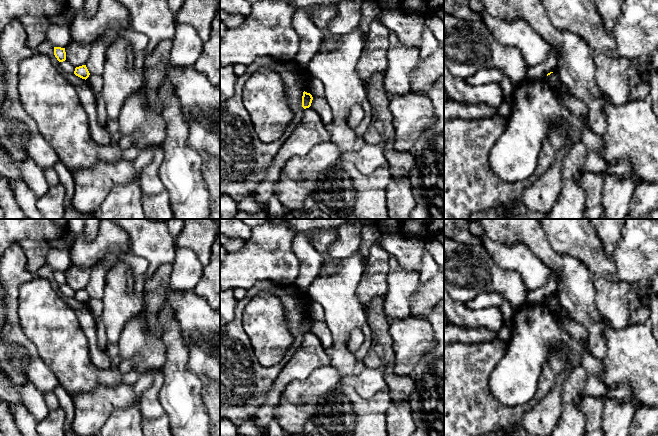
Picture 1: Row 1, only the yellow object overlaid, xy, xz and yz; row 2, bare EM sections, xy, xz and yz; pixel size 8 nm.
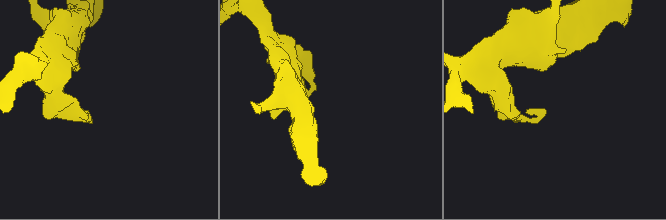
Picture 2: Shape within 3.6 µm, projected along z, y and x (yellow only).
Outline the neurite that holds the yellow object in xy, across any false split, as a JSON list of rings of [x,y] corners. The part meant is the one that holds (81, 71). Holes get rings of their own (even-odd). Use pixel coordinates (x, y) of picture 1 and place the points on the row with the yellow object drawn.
[[[82,65],[75,68],[74,74],[82,79],[87,79],[90,75],[86,65]]]

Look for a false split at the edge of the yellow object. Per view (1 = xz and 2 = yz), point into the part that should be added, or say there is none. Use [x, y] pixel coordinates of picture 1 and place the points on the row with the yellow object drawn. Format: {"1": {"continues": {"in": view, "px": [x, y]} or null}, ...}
{"1": {"continues": null}, "2": {"continues": null}}

